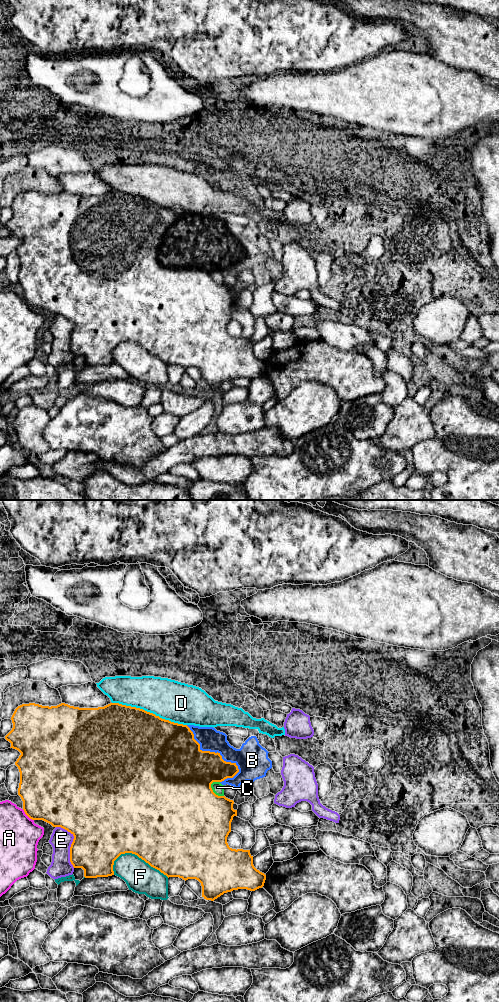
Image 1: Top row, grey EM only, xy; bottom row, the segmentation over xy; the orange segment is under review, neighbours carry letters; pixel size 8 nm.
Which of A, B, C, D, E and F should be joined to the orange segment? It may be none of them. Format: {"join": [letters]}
{"join": []}

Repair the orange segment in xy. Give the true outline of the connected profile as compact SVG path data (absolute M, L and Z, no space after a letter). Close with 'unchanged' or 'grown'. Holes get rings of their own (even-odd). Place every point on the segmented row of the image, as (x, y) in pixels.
M35 703L18 706L11 717L13 728L5 736L13 749L21 755L15 762L20 772L18 795L23 801L23 810L32 820L43 820L53 827L61 827L73 836L70 847L70 862L74 868L82 868L85 878L108 877L114 875L114 861L125 853L132 853L169 877L179 877L183 880L196 879L202 886L202 897L214 901L227 892L238 889L255 891L264 886L266 875L257 870L253 865L253 856L250 850L232 849L227 843L227 837L231 832L231 822L237 816L237 810L233 809L234 801L225 796L216 795L211 784L222 782L227 778L233 778L238 772L236 763L226 762L220 753L202 751L200 744L194 739L194 734L187 725L165 720L143 709L110 703L98 708L79 708L61 703L57 706L42 706Z; unchanged

